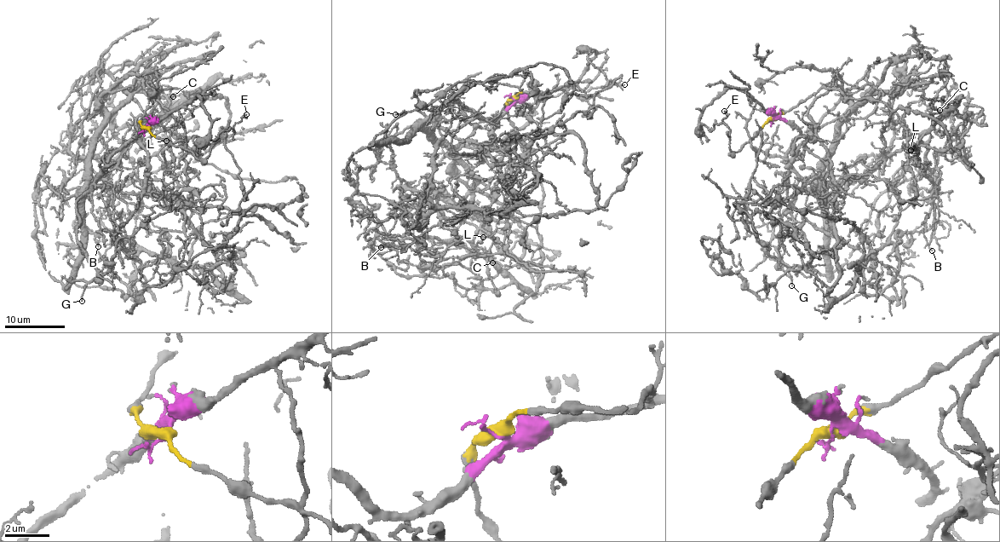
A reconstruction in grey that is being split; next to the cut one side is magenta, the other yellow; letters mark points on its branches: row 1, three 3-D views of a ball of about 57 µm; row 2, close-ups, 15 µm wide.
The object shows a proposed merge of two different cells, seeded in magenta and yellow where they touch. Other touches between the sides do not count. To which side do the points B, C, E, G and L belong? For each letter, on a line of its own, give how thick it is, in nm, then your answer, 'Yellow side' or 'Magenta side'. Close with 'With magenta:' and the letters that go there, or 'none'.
B: Thickness 110 nm. Yellow side
C: Thickness 130 nm. Yellow side
E: Thickness 120 nm. Magenta side
G: Thickness 110 nm. Magenta side
L: Thickness 80 nm. Yellow side
With magenta: E, G

